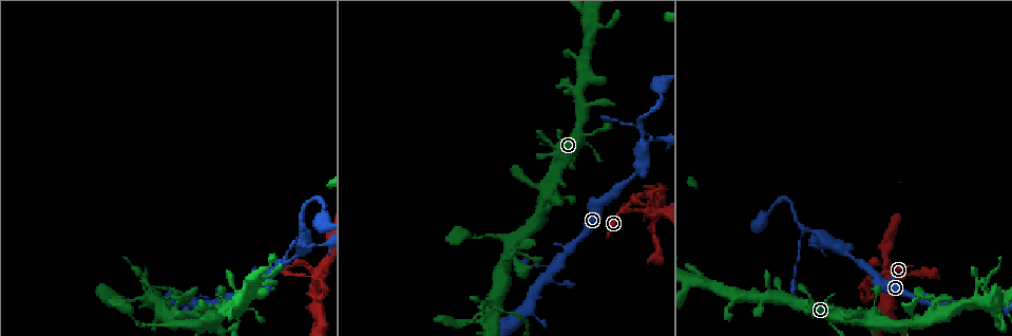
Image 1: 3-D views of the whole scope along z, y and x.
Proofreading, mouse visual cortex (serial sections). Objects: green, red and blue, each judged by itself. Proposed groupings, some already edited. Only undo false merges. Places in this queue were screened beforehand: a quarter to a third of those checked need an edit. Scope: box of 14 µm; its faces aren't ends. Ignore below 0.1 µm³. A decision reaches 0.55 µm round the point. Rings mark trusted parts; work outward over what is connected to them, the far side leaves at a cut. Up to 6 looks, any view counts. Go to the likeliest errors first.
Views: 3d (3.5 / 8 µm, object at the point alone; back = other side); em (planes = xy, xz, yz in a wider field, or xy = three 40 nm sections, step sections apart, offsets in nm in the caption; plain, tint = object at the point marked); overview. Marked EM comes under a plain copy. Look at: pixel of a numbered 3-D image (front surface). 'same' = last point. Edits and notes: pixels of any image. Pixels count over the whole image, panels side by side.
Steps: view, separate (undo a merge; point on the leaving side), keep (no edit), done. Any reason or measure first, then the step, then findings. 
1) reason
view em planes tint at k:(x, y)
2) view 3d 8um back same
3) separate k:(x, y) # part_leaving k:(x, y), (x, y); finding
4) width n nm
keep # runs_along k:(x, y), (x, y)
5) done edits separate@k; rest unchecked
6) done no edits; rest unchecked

calibre changes
view em xy step 1 tint at 1:(644, 132)

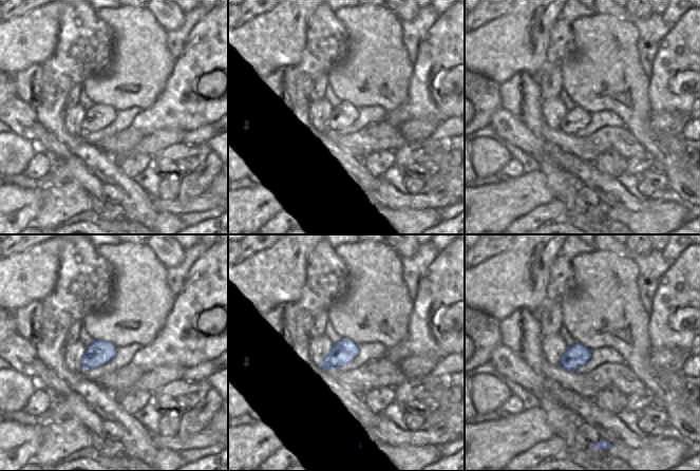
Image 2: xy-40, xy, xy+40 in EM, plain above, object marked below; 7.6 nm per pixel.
wider look
view 3d 3.5um back same

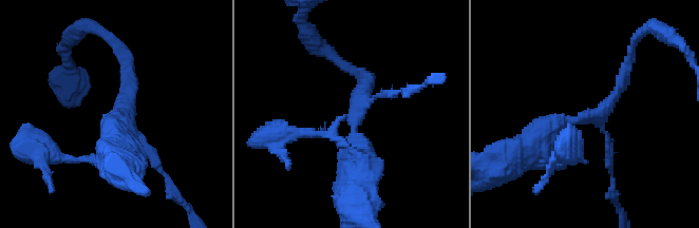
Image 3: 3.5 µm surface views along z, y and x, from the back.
separate 3:(608, 145) # part_leaving 3:(579, 119), (617, 93), (630, 44); a second cell is stuck on

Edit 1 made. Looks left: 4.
view overview

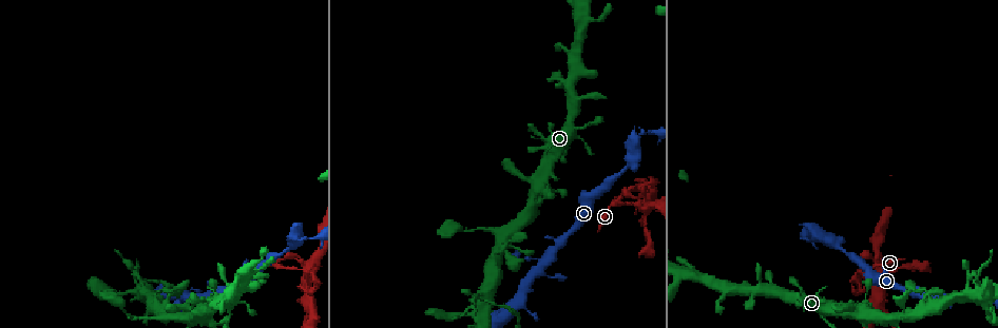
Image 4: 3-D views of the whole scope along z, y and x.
abrupt turn
view 3d 3.5um at 4:(646, 209)

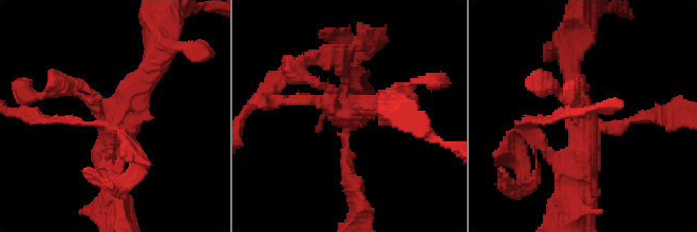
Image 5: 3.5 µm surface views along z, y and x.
shape alone is not enough
view em xy step 2 tint at 5:(589, 128)

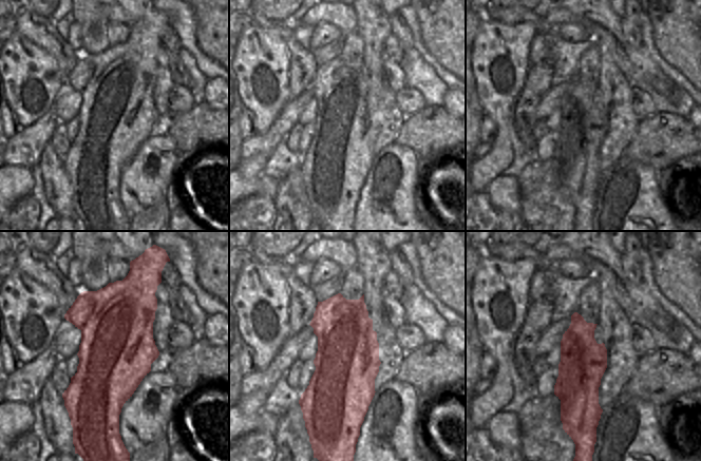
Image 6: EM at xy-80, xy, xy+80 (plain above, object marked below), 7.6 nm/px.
view em xy step 3 tint same

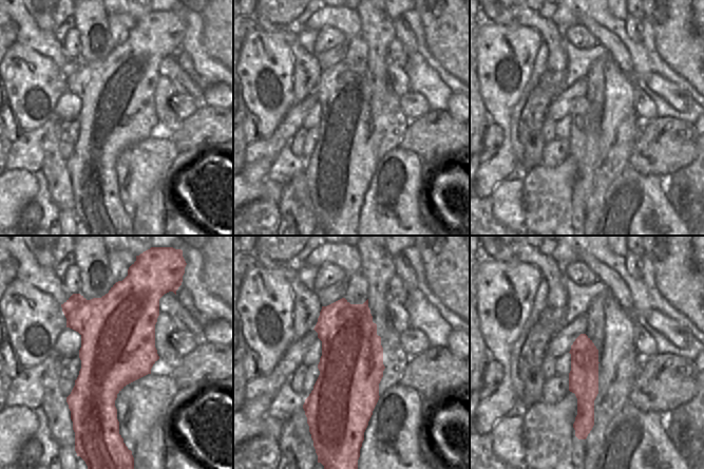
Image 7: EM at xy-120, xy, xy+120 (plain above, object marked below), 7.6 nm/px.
keep # runs_along 7:(583, 336), (587, 423); one cell here

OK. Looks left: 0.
done edits separate@3; rest unchecked

